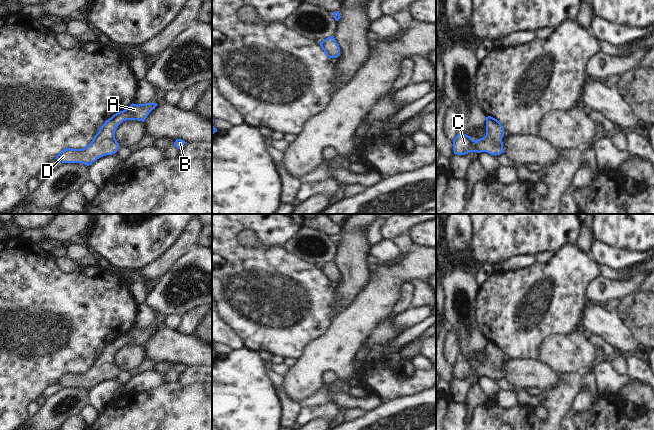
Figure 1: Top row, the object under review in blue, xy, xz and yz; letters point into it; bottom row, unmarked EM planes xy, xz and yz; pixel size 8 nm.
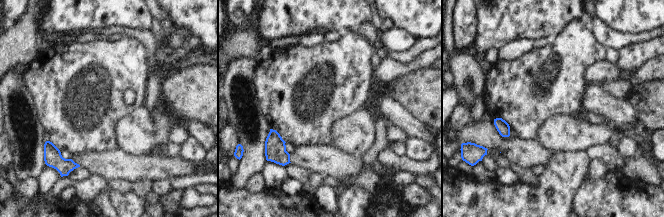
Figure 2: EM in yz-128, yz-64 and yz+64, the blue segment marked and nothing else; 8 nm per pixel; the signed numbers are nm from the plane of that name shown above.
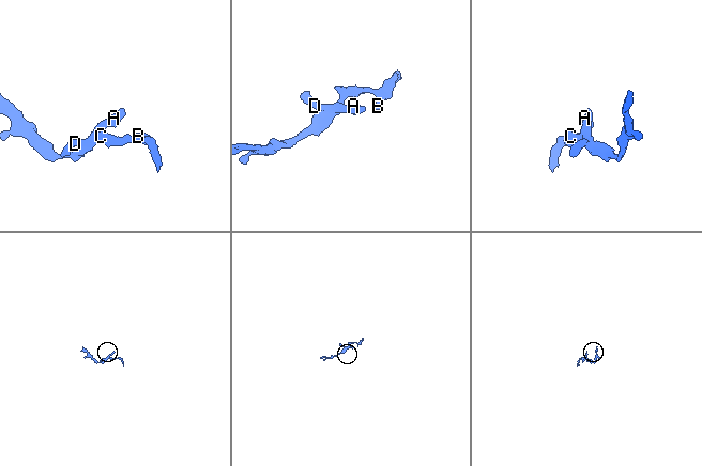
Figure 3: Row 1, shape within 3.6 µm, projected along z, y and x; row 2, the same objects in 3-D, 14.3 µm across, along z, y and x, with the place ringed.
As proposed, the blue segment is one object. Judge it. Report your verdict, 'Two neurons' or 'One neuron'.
One neuron.

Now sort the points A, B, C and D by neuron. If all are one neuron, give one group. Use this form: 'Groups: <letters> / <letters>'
Groups: A B C D.

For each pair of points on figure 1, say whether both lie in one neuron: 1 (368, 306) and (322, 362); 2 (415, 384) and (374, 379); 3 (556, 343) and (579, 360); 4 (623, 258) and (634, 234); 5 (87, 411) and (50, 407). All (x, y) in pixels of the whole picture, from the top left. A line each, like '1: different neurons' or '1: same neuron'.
1: same neuron
2: same neuron
3: same neuron
4: different neurons
5: different neurons

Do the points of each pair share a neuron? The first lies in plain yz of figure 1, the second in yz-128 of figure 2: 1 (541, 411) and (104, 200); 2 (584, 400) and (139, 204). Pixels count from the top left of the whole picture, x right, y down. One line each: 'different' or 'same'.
1: same
2: same

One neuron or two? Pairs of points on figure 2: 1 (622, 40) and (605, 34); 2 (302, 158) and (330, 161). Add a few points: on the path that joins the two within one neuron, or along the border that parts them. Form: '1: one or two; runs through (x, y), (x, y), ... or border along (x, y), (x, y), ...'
1: one; runs through (618, 39), (609, 37)
2: one; runs through (309, 158), (323, 158)

